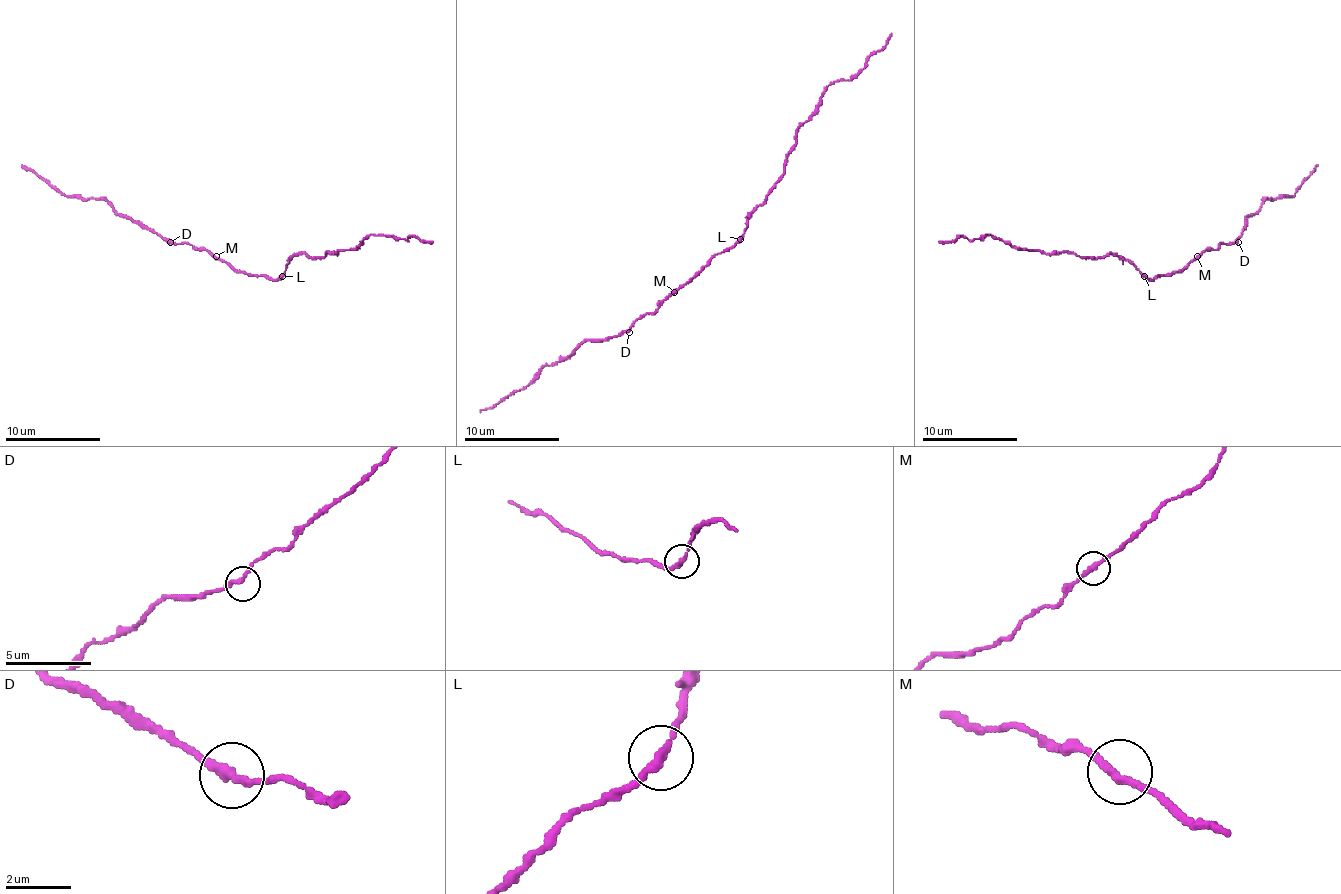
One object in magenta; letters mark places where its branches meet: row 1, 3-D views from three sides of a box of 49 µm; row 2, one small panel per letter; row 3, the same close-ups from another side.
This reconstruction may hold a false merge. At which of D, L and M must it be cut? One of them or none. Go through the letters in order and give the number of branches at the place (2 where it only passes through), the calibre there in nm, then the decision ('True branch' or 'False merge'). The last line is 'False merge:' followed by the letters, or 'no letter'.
D: Branches: 2. Thickness 280 nm. True branch
L: Branches: 2. Thickness 280 nm. True branch
M: Branches: 2. Thickness 280 nm. True branch
False merge: no letter

